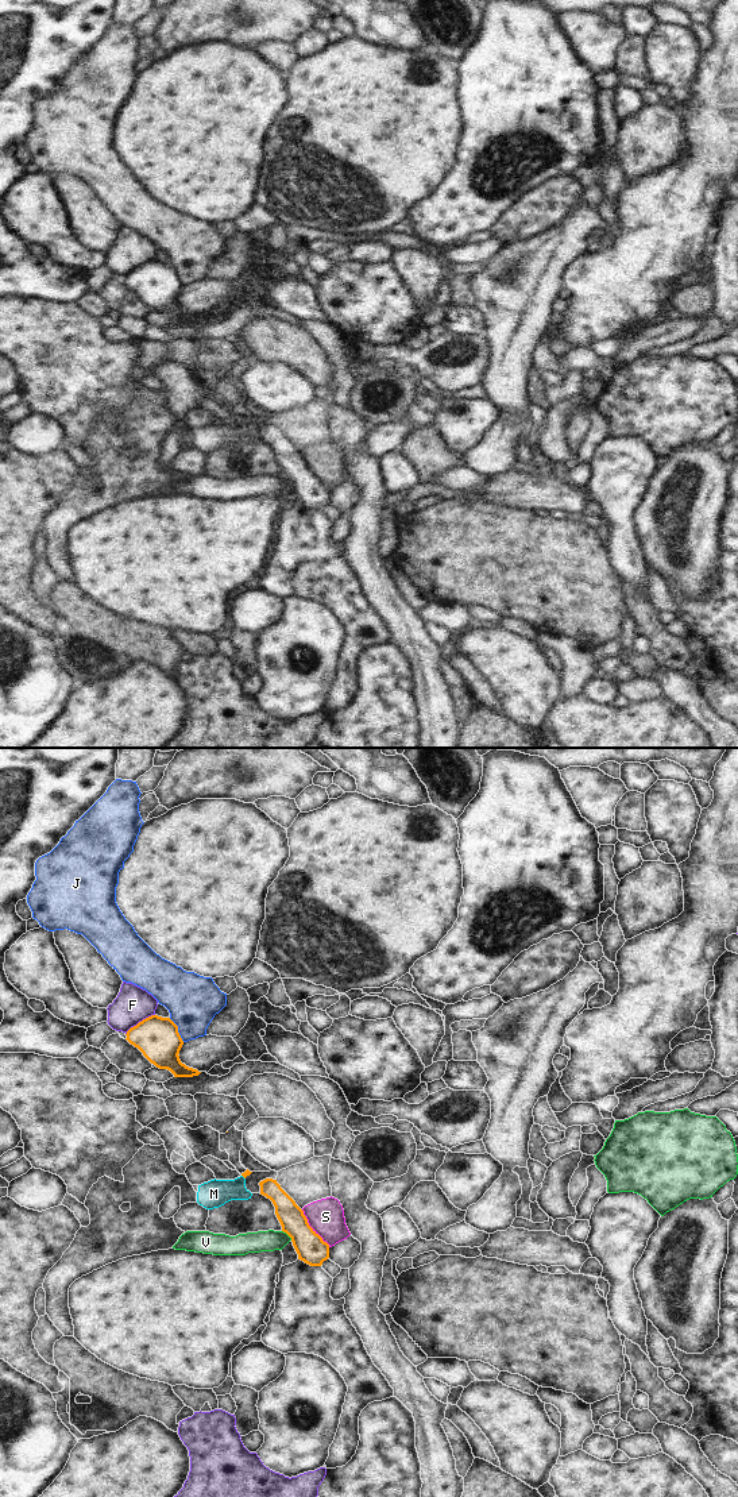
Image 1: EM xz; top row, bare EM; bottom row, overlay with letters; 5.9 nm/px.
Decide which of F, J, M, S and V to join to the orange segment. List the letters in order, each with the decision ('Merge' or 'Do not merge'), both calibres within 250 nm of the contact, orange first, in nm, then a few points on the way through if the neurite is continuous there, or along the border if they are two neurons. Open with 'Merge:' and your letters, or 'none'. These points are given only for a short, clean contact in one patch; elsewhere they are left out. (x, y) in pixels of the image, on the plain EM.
Merge: none
F: Do not merge. Thickness 260 nm (orange) against 220 nm
J: Do not merge. Thickness 260 nm (orange) against 320 nm
M: Do not merge. Thickness 40 nm (orange) against 160 nm. Boundary: xz (242, 419), (244, 423)
S: Do not merge. Thickness 170 nm (orange) against 220 nm
V: Do not merge. Thickness 170 nm (orange) against 130 nm. Boundary: xz (282, 474), (292, 483)

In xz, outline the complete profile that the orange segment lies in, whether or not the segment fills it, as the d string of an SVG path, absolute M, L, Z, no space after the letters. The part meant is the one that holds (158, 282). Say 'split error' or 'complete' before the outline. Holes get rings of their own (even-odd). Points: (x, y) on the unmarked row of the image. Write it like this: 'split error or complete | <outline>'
complete | M151 259L127 275L127 285L159 313L170 315L174 321L193 321L201 316L179 304L183 285L178 270L170 262Z

